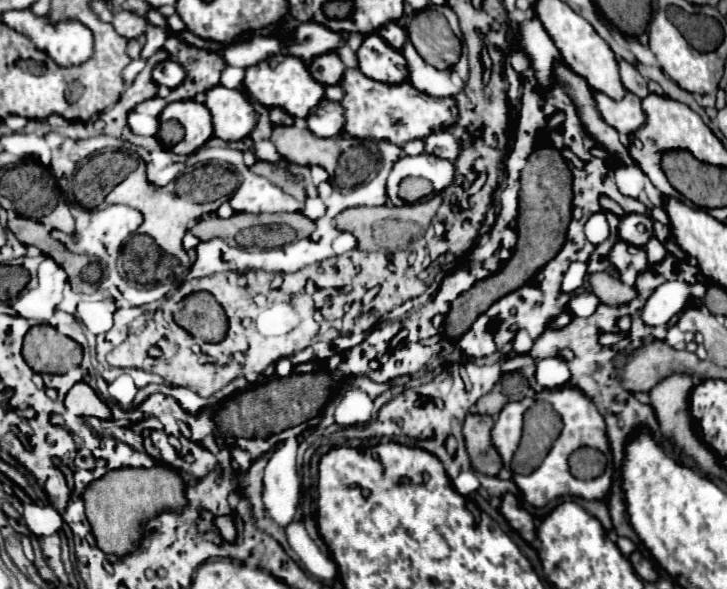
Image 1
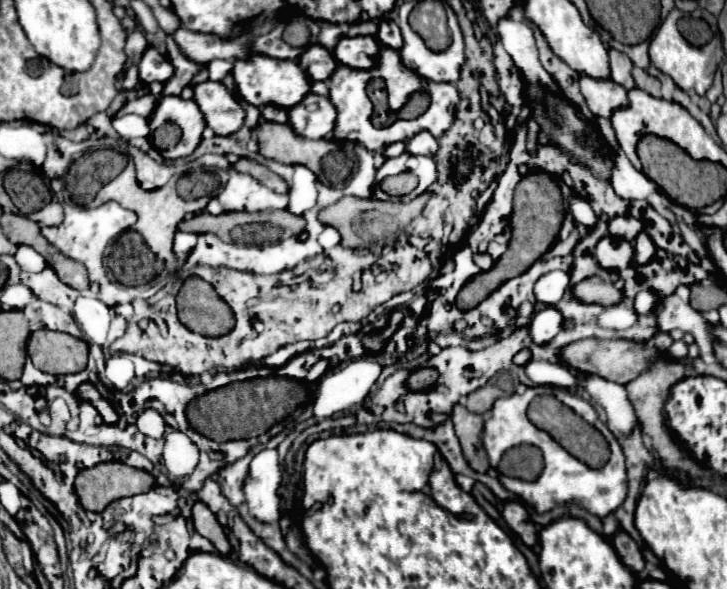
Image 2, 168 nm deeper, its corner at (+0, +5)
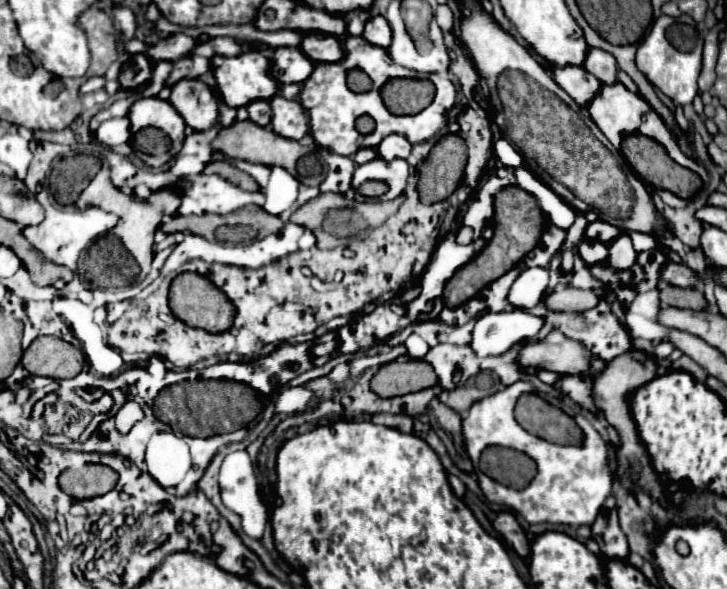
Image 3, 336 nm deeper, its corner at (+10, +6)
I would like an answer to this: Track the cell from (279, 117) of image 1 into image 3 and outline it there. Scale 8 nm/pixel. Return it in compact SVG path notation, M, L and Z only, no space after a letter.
M267 100L251 102L247 106L247 112L249 112L249 120L255 122L257 126L269 126L269 122L271 122L271 106L269 106Z

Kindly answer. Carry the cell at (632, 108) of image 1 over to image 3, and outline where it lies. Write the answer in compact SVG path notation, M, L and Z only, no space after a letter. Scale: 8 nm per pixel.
M553 66L551 68L551 74L553 74L553 80L579 104L579 106L587 106L593 96L601 90L601 82L585 72L583 66L563 66L563 68L557 68Z

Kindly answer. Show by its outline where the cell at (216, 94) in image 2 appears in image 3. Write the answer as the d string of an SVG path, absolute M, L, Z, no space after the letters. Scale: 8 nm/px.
M183 78L171 86L169 104L193 130L207 130L217 124L219 108L213 90L195 78Z

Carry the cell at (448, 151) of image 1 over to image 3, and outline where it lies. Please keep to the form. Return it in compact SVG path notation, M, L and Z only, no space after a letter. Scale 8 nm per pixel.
M391 134L387 138L381 140L381 144L375 148L377 156L383 160L395 160L395 158L407 158L411 152L411 144L405 136L399 134Z

